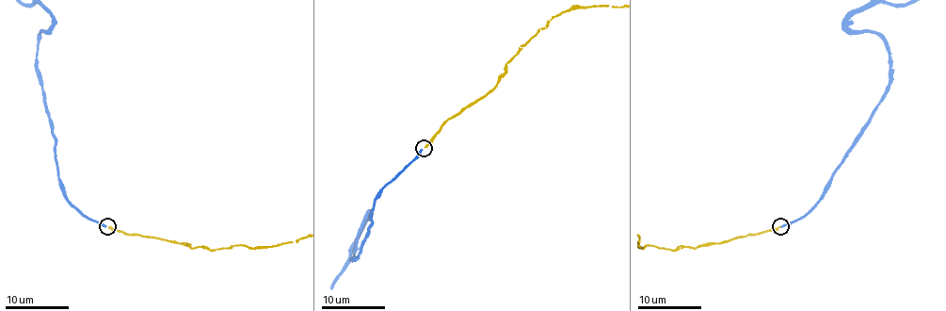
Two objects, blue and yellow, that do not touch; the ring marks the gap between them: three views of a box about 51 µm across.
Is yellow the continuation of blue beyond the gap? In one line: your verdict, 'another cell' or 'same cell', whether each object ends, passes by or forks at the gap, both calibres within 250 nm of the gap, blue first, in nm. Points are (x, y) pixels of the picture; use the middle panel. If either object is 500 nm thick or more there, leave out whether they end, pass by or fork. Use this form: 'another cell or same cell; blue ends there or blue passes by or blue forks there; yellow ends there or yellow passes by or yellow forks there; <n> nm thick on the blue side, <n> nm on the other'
same cell; blue ends there; yellow ends there; 240 nm thick on the blue side, 240 nm on the other

